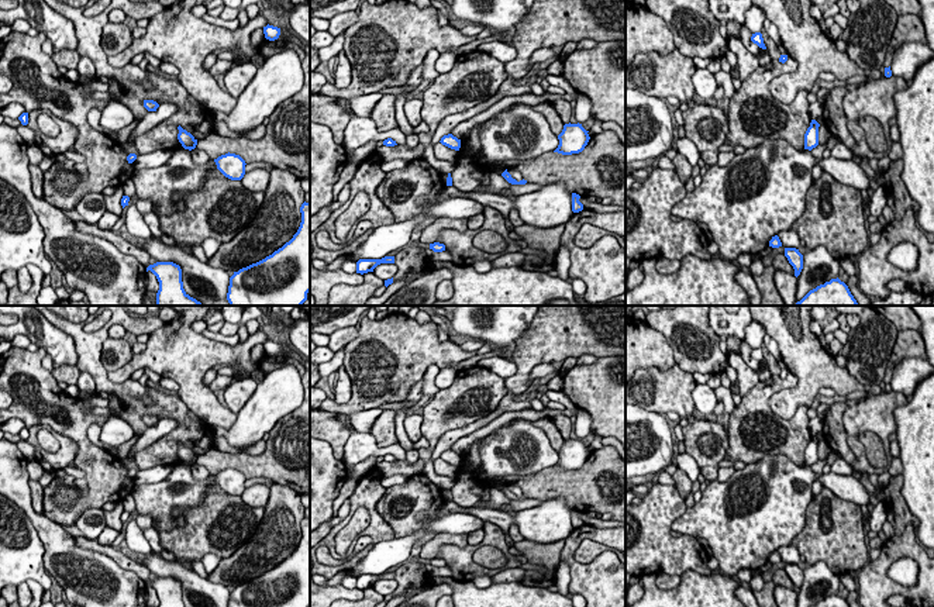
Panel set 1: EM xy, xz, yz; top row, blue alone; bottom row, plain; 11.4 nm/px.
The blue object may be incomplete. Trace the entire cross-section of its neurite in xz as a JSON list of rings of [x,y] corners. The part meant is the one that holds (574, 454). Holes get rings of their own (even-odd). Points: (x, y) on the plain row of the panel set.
[[[565,439],[562,448],[558,451],[559,461],[554,468],[562,470],[579,469],[587,461],[590,452],[582,439]]]

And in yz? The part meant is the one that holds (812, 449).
[[[811,435],[810,442],[804,449],[804,465],[811,466],[818,461],[818,442],[820,439],[816,435]]]

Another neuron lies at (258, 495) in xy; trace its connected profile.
[[[254,484],[245,487],[244,493],[241,494],[241,499],[249,507],[265,507],[269,500],[269,494],[270,489],[265,484]]]

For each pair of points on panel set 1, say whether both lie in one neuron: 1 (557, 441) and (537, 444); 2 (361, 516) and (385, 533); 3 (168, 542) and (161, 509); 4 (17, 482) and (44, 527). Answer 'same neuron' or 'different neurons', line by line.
1: different neurons
2: different neurons
3: different neurons
4: same neuron

